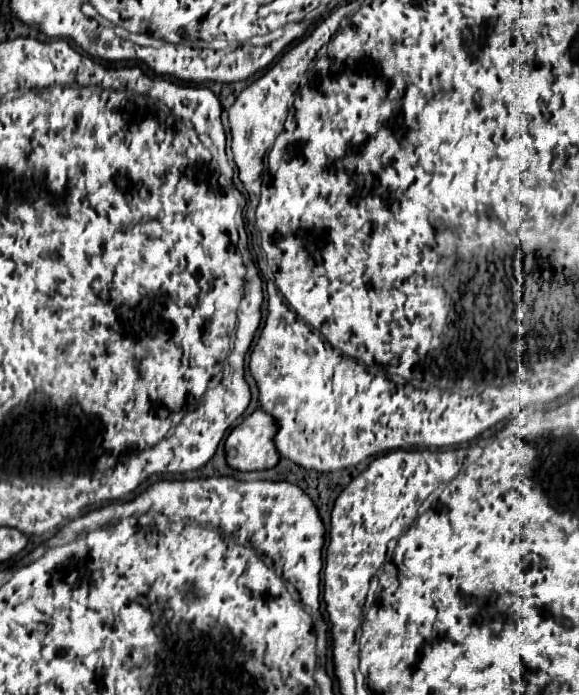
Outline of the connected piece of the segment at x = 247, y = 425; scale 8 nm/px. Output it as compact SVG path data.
M256 409L230 431L224 443L226 463L236 471L262 471L276 467L280 455L272 443L274 433L274 419L262 409Z

